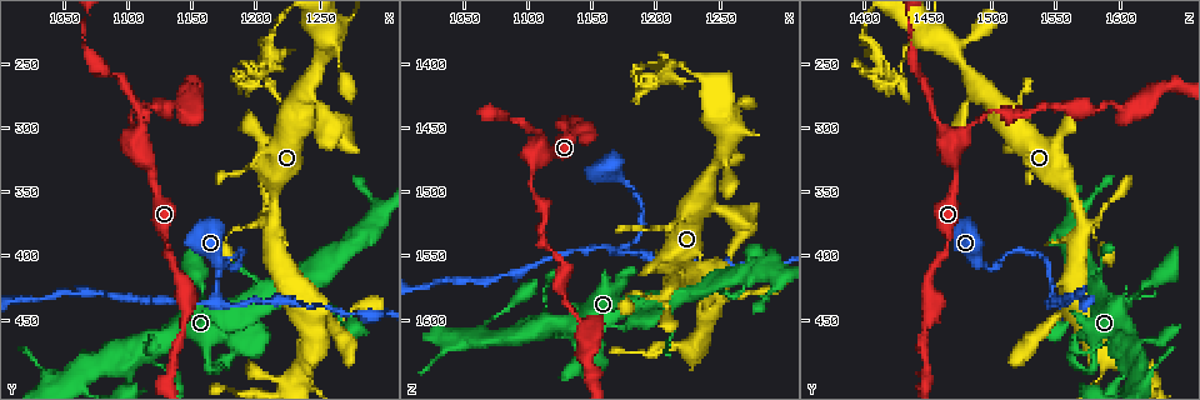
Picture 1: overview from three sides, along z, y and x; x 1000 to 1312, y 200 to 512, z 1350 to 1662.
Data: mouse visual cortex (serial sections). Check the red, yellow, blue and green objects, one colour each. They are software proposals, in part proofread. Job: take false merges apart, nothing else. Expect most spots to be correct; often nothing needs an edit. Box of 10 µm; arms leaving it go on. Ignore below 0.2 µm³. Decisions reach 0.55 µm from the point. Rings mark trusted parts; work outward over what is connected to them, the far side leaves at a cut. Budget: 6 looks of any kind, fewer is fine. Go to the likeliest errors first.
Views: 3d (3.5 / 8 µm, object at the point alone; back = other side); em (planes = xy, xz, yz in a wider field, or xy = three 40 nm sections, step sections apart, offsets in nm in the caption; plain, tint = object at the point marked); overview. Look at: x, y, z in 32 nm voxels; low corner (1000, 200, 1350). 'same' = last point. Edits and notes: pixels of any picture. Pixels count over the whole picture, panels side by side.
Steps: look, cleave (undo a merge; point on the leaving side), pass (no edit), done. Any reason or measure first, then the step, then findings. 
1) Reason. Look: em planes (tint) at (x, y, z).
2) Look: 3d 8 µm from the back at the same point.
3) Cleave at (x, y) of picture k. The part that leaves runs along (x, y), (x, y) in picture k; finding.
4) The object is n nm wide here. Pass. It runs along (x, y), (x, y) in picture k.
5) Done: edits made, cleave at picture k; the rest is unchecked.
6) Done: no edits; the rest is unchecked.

Sharp bend. Look: 3d 3.5 µm at (1168, 432, 1546).

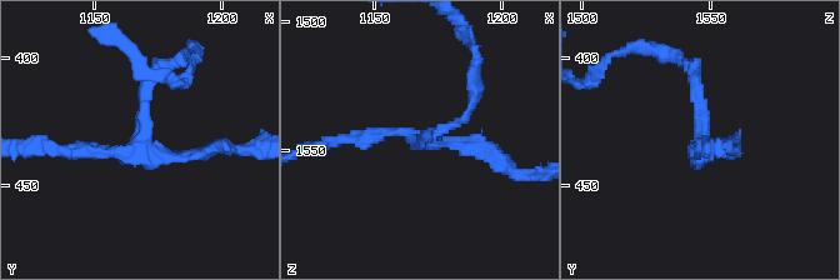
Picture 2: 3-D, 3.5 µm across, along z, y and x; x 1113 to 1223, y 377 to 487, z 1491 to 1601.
3 arms meet here; the arms are 150, 150, 200 nm wide; shape alone is not enough. Look: em xy step 5 (plain) at (1167, 433, 1546).

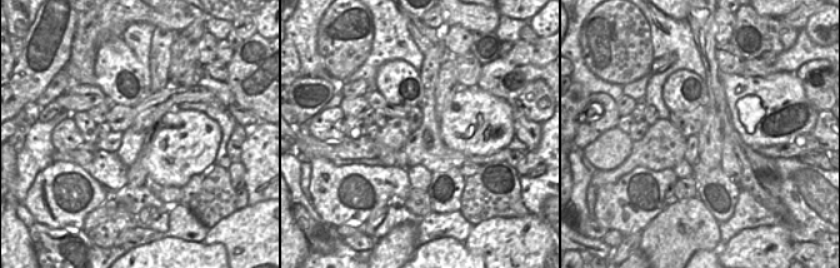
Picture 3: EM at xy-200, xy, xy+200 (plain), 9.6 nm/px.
Where the object lies. Look: em xy step 5 (tint) at the same point.

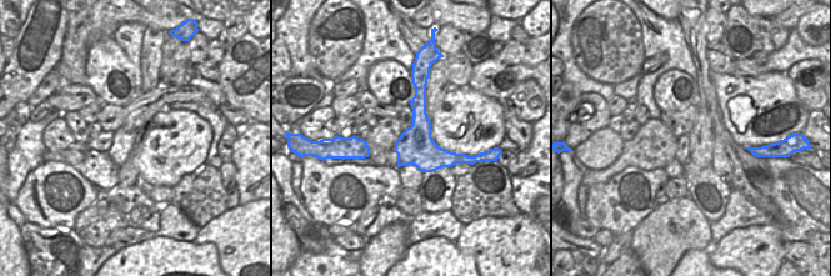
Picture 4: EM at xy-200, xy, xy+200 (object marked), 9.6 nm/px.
Pass. One cell here.

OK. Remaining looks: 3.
Look: 3d 3.5 µm at (1110, 304, 1464).

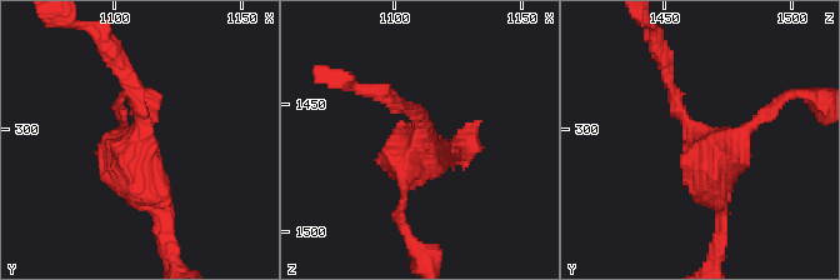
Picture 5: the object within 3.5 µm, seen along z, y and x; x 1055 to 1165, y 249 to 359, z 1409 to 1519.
Look: em xy step 5 (tint) at (1110, 304, 1464).

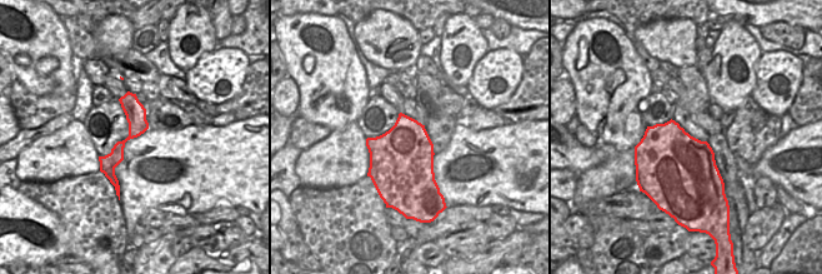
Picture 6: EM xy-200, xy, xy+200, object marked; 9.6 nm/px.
Pass. One cell here.

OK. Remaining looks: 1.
Done: no edits; the rest is unchecked.

